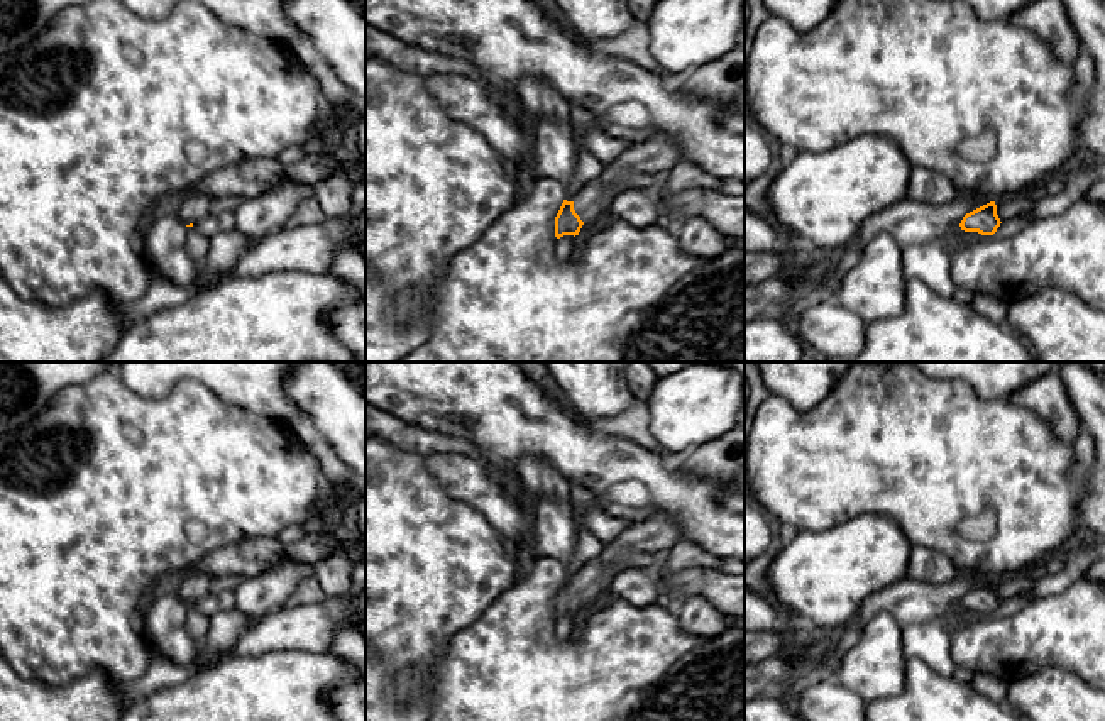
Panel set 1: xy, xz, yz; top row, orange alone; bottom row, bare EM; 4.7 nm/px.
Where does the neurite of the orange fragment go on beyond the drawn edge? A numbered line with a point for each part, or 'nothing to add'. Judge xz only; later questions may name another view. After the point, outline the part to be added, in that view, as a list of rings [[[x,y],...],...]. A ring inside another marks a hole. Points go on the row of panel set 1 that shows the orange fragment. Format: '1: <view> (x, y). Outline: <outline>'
1: xz (659, 154). Outline: [[[657,132],[648,140],[631,144],[616,161],[607,164],[599,178],[592,179],[574,198],[574,210],[585,223],[597,210],[609,208],[613,184],[628,171],[670,173],[680,157],[677,142]]]

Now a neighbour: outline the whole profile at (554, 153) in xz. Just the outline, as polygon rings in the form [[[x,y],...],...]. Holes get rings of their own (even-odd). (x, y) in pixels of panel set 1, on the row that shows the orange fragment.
[[[538,76],[518,80],[516,95],[533,118],[531,164],[523,184],[530,186],[542,178],[550,178],[569,186],[577,166],[570,102]]]

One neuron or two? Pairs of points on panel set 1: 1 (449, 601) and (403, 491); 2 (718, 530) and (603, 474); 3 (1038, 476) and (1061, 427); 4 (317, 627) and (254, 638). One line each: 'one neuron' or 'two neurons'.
1: one neuron
2: one neuron
3: two neurons
4: one neuron

